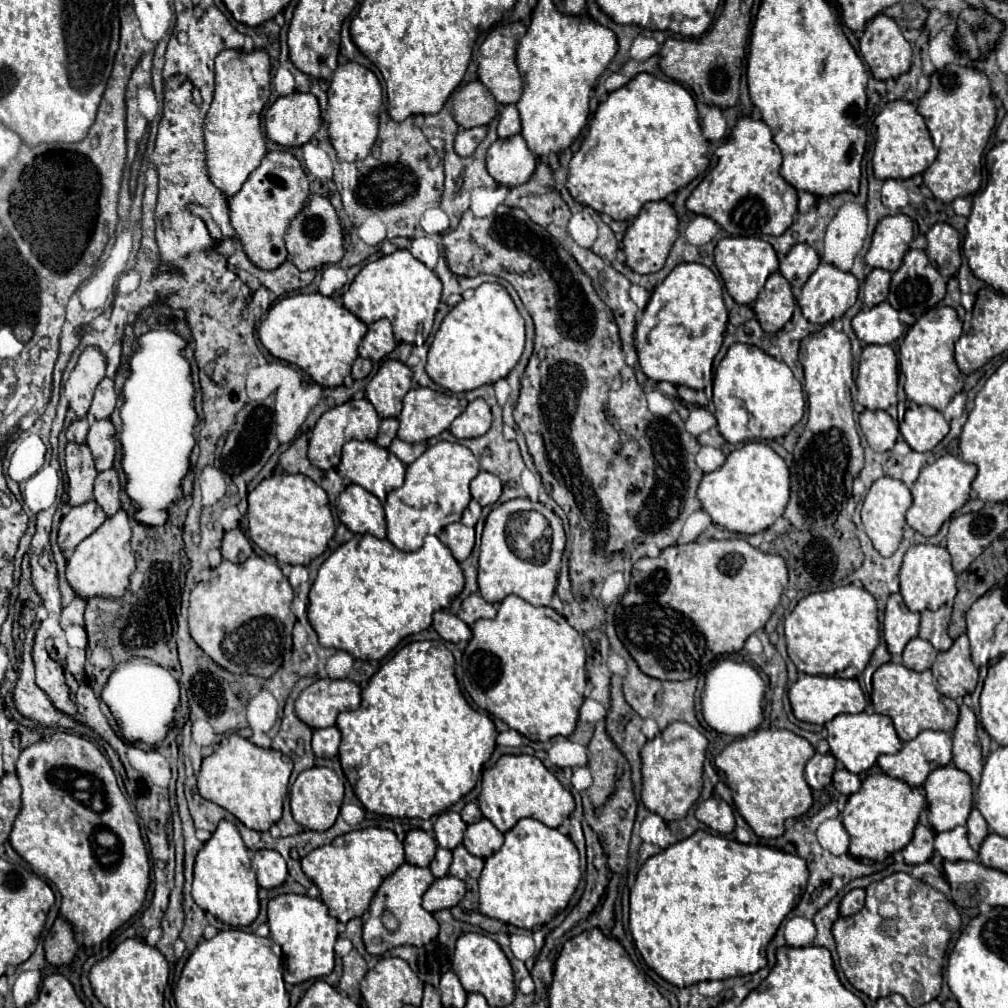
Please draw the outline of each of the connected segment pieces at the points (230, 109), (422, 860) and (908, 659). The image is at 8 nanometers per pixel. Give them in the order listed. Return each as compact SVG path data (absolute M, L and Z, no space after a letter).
M222 50L216 56L216 90L204 120L206 164L210 180L230 198L266 154L262 110L270 98L270 56L266 50Z
M412 830L406 834L404 850L406 850L406 862L414 866L428 866L434 858L438 844L432 836L428 836L424 830Z
M912 638L902 652L902 664L910 670L922 672L922 670L928 670L934 664L936 654L938 654L938 650L928 640Z

